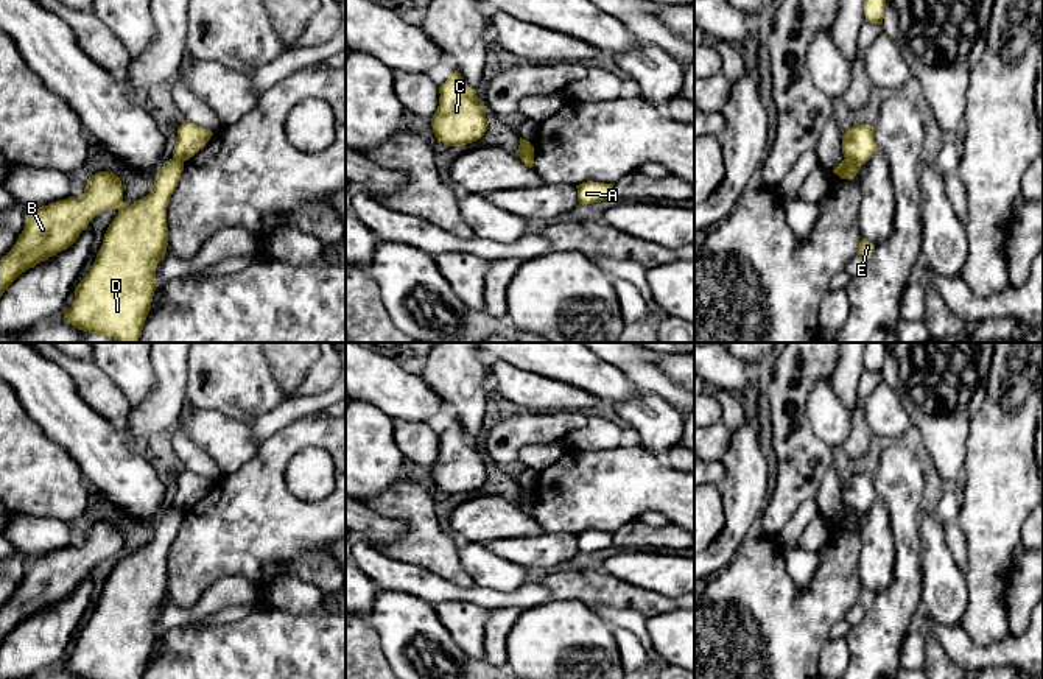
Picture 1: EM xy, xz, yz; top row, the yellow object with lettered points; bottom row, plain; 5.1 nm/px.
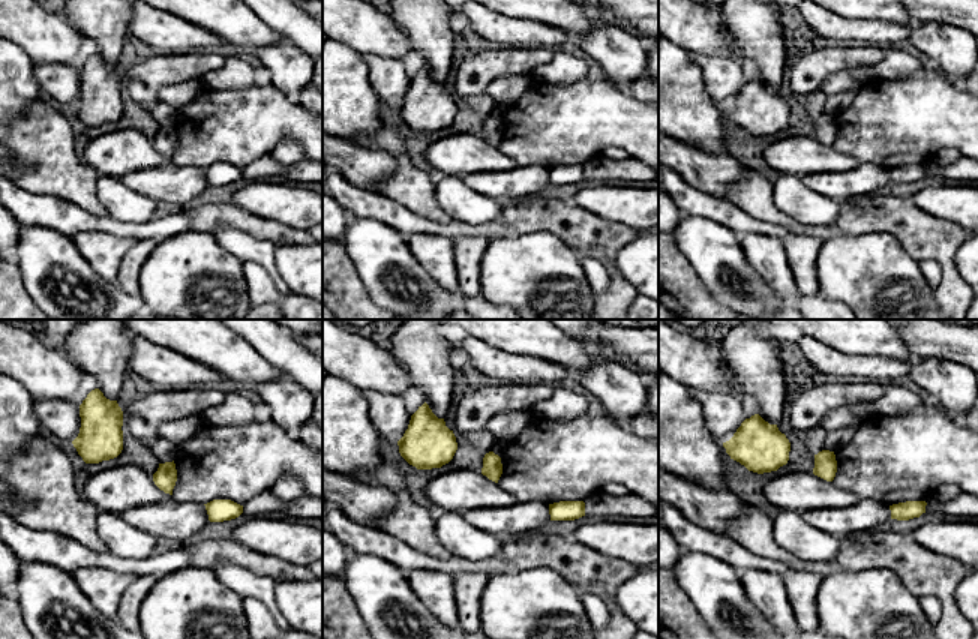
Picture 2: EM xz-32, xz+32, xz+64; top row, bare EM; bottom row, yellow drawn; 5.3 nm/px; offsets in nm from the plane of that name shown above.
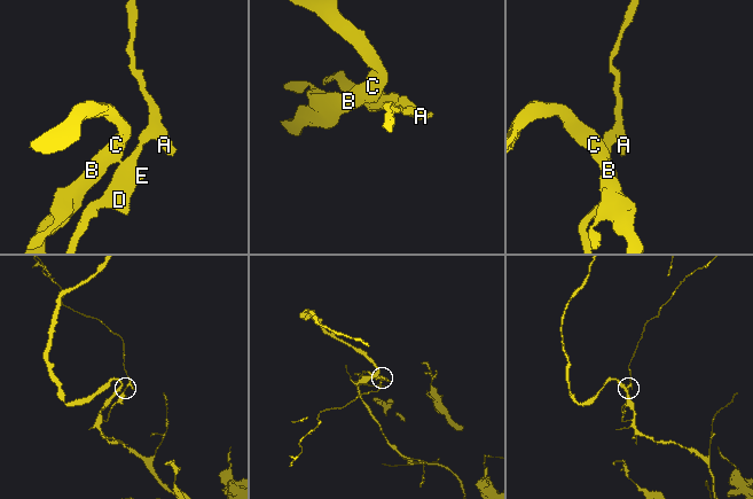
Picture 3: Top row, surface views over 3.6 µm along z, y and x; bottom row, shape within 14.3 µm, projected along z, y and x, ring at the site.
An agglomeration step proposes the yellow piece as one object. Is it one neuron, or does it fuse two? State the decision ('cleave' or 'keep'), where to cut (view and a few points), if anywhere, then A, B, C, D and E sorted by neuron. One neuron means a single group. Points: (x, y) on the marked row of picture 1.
cleave | xz (531, 145), (520, 158) | A / B C D E

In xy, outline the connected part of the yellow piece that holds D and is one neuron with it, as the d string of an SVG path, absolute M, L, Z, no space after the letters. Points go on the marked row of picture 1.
M167 160L151 192L132 204L123 202L117 174L98 171L79 198L31 209L16 245L0 259L0 297L22 273L73 245L98 213L117 209L72 307L62 313L64 322L79 330L137 343L159 287L156 268L168 246L167 207L182 171L184 162Z

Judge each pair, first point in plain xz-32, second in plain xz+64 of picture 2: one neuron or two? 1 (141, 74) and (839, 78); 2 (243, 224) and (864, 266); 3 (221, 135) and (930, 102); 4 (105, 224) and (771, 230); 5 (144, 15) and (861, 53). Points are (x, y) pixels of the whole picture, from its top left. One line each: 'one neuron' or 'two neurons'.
1: two neurons
2: two neurons
3: one neuron
4: one neuron
5: two neurons

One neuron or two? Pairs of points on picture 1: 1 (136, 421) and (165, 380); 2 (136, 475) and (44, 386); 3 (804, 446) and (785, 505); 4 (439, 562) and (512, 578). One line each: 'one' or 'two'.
1: one
2: one
3: one
4: two

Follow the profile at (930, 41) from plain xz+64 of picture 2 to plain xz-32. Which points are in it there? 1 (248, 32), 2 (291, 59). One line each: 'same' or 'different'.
1: different
2: same

